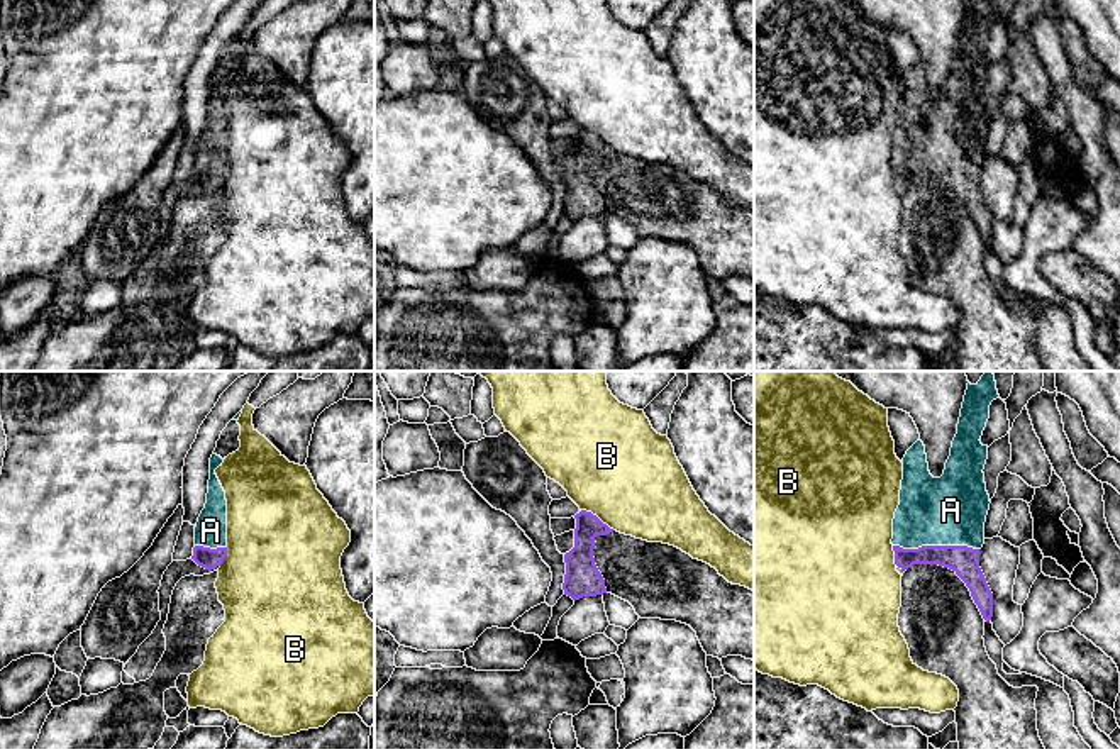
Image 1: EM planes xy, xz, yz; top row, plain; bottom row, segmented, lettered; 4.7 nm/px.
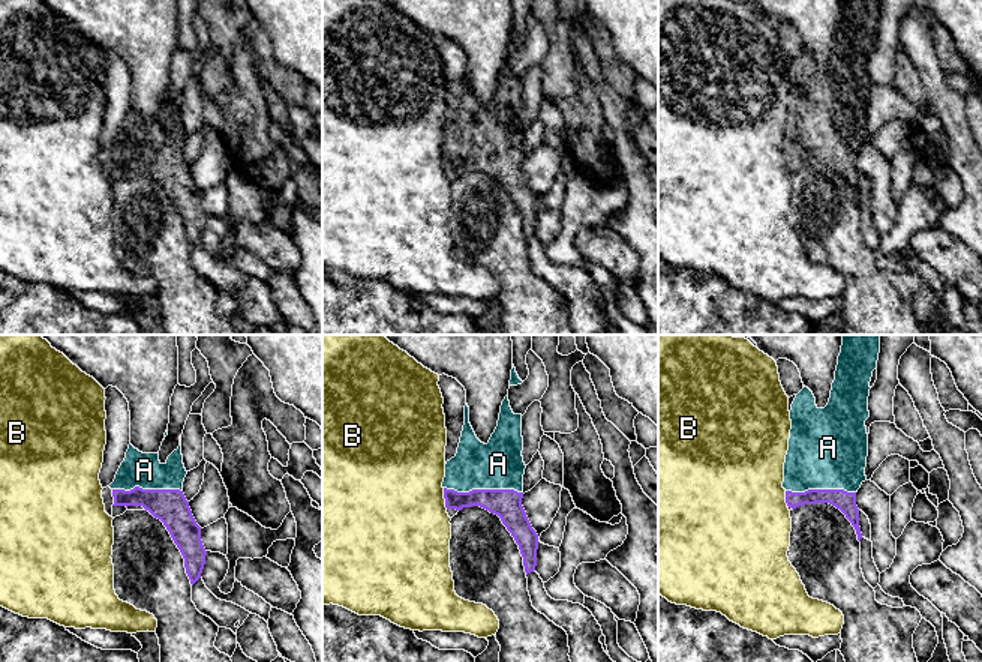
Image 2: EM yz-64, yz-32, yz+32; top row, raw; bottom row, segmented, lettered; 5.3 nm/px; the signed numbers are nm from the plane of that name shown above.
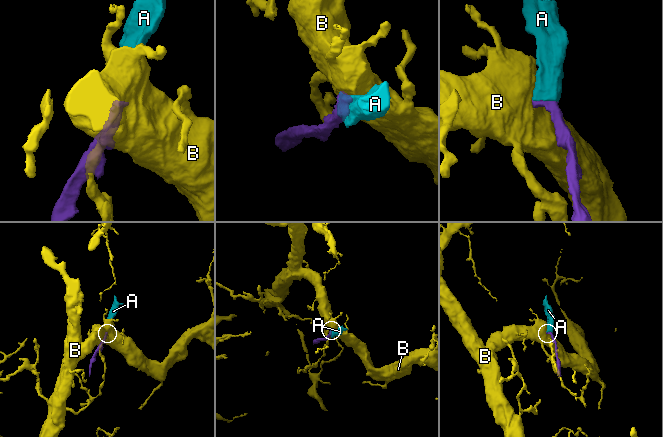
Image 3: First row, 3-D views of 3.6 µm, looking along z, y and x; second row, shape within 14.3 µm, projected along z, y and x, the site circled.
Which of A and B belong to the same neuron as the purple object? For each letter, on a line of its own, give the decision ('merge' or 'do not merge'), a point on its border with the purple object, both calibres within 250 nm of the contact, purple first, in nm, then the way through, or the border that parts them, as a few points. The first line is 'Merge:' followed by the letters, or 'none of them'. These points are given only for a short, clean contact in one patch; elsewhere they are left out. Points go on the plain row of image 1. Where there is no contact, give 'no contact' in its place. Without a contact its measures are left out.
Merge: A
A: merge; contact yz (936, 166); calibres 140 and 340 nm; way yz (963, 180), (949, 166), (936, 166), (936, 146), (951, 131)
B: do not merge; contact xz (597, 138); calibres 140 and 480 nm; border xz (582, 129), (595, 134), (614, 149)

